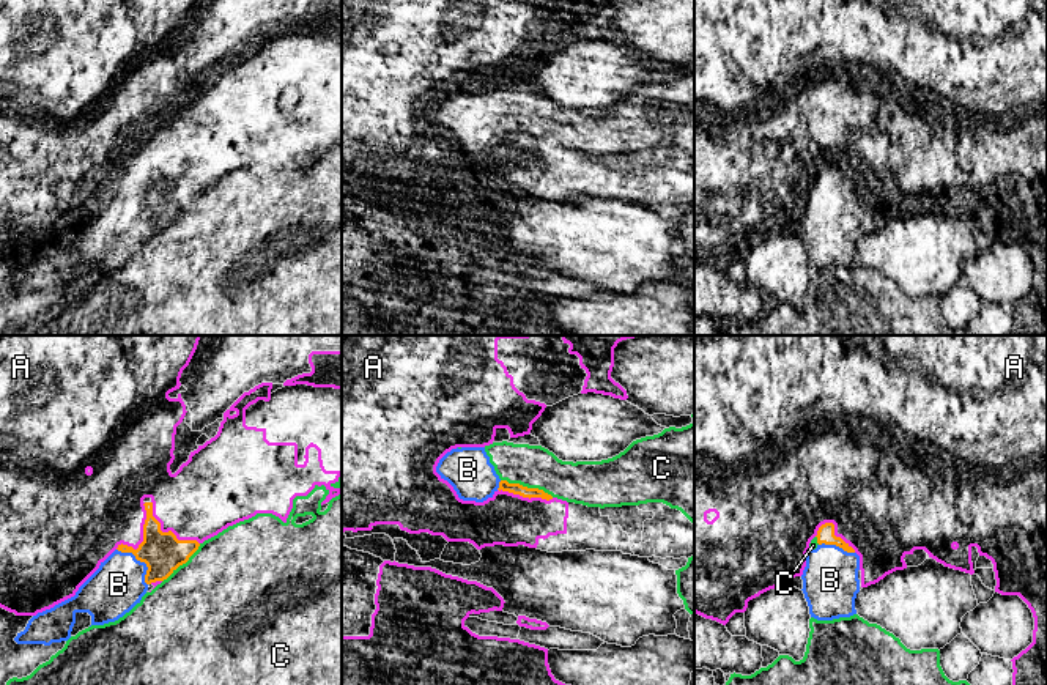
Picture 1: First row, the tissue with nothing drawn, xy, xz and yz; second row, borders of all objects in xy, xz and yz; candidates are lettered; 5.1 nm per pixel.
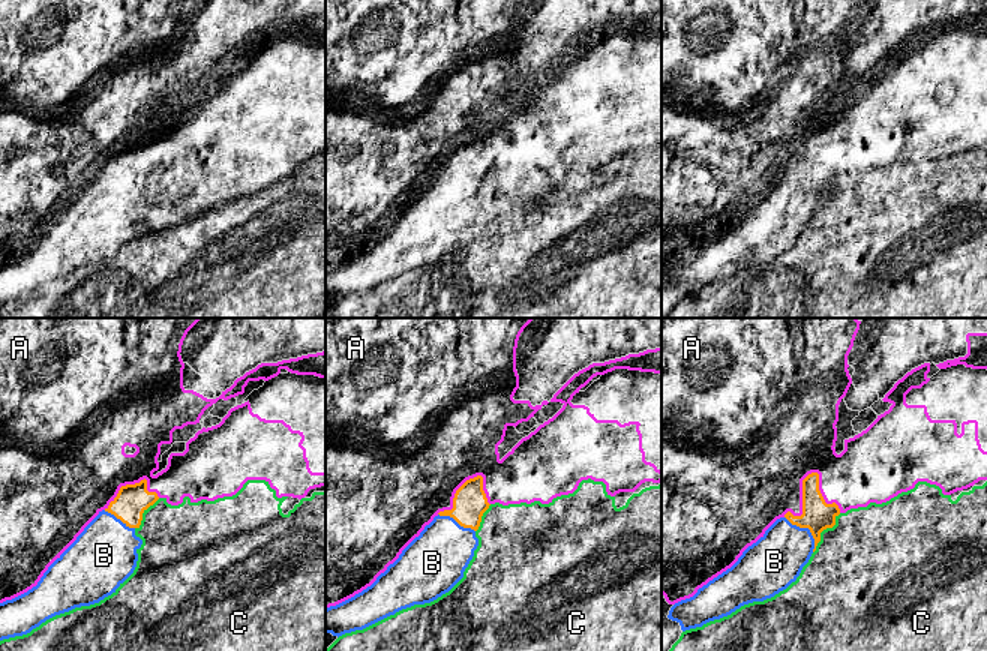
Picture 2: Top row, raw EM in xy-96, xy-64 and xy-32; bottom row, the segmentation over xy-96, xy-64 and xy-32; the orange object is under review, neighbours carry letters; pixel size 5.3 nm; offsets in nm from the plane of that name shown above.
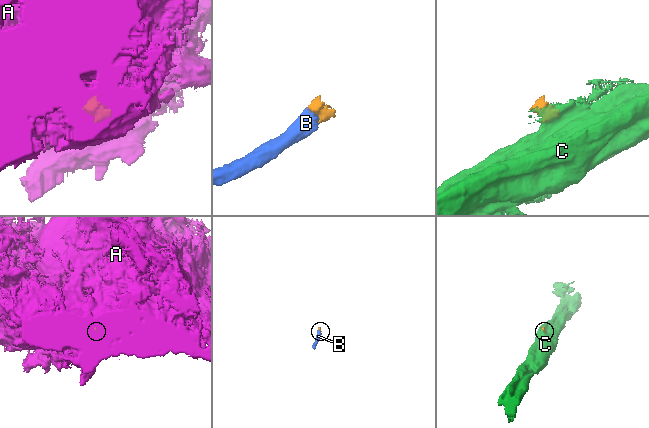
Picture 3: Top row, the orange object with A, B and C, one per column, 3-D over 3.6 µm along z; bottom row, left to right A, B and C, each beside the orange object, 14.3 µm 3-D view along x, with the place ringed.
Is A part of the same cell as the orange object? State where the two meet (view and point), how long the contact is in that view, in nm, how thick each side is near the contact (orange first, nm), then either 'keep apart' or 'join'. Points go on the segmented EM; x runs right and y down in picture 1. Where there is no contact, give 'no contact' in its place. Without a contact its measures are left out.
xy (166, 533) | 340 nm | 200/380 nm | keep apart

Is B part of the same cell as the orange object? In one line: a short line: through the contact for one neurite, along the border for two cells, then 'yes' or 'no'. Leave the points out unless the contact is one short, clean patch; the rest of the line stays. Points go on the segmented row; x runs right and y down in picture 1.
line xy (162, 553), (153, 561), (142, 561), (118, 585); yes

